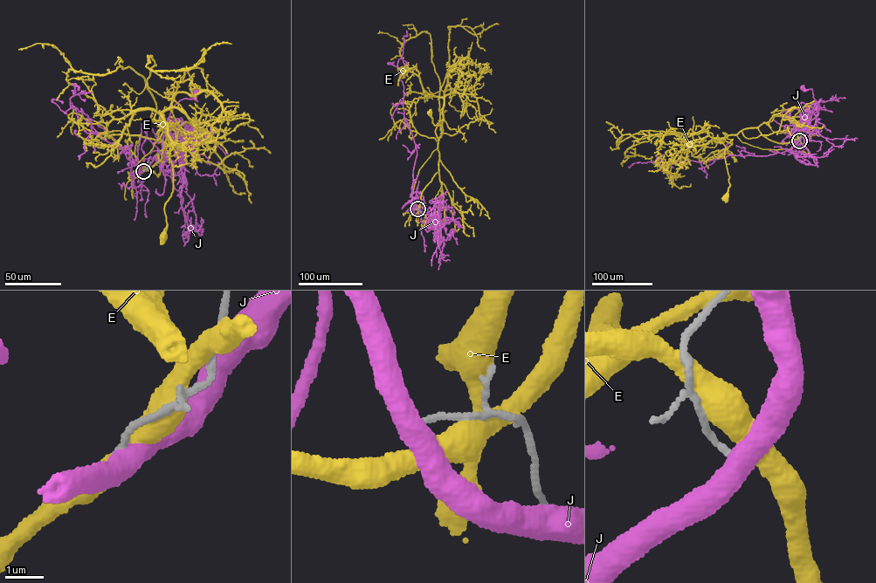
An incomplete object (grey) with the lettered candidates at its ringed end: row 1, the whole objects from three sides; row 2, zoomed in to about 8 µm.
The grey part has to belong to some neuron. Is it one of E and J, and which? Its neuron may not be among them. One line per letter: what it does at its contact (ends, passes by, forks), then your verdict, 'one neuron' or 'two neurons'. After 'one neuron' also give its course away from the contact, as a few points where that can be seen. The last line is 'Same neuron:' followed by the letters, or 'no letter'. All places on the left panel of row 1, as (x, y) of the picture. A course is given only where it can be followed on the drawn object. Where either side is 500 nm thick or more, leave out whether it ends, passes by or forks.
E: it passes by | two neurons
J: it passes by | two neurons
Same neuron: no letter

